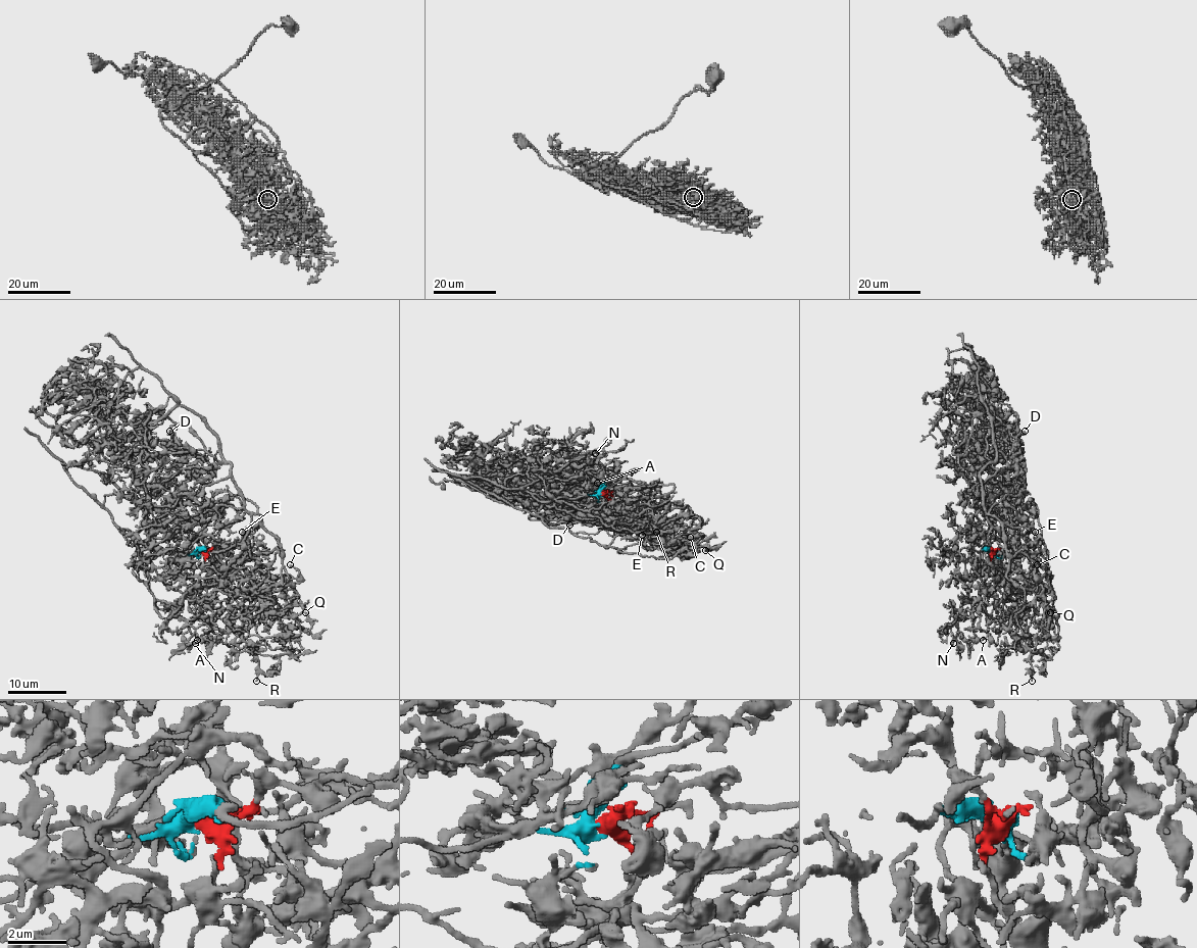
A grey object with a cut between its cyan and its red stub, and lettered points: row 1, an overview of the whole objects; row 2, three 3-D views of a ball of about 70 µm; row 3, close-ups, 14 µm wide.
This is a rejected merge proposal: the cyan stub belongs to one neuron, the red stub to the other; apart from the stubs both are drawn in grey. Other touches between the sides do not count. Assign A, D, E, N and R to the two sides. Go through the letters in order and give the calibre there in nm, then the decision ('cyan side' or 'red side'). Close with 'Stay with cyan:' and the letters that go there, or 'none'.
A: 100 nm | cyan side
D: 550 nm | red side
E: 320 nm | red side
N: 190 nm | cyan side
R: 180 nm | cyan side
Stay with cyan: A, N, R

